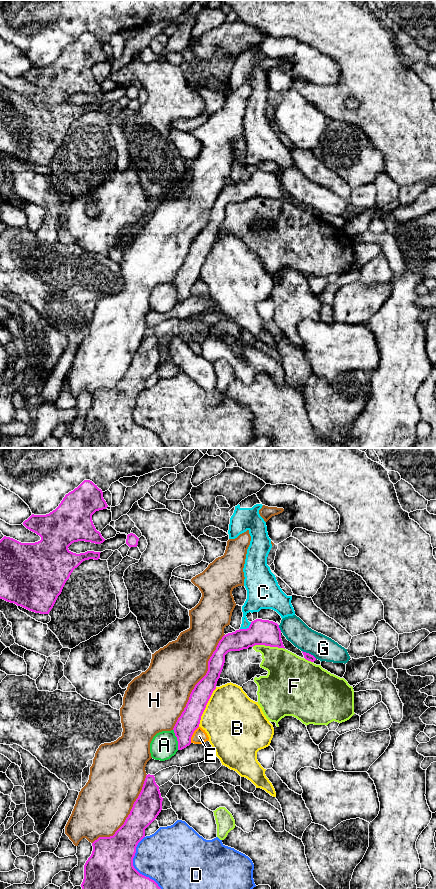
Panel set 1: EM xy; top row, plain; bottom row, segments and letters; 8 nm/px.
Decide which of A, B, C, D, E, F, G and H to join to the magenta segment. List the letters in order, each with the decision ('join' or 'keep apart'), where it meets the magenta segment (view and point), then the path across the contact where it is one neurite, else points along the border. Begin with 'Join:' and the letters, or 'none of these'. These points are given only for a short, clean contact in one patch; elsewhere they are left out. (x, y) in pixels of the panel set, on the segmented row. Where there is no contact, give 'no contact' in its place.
Join: none of these
A: keep apart; contact xy (177, 739)
B: keep apart; contact xy (205, 707)
C: keep apart; contact xy (247, 628); border xy (251, 622), (246, 628), (240, 629)
D: keep apart; contact xy (132, 865)
E: keep apart; contact xy (192, 734); border xy (198, 726), (190, 742)
F: keep apart; contact xy (268, 645)
G: keep apart; contact xy (308, 653); border xy (302, 650), (316, 658)
H: keep apart; contact xy (198, 682)

